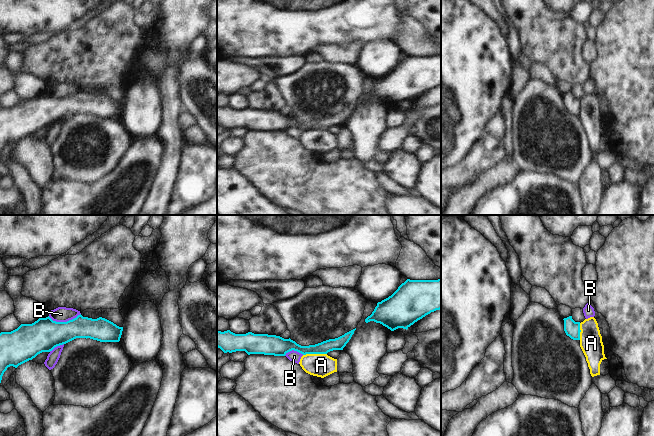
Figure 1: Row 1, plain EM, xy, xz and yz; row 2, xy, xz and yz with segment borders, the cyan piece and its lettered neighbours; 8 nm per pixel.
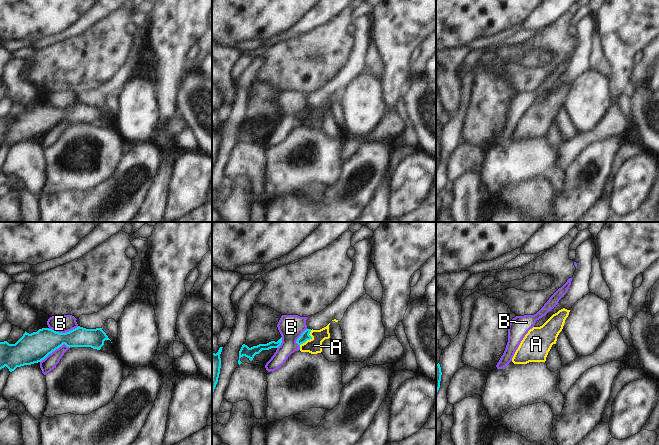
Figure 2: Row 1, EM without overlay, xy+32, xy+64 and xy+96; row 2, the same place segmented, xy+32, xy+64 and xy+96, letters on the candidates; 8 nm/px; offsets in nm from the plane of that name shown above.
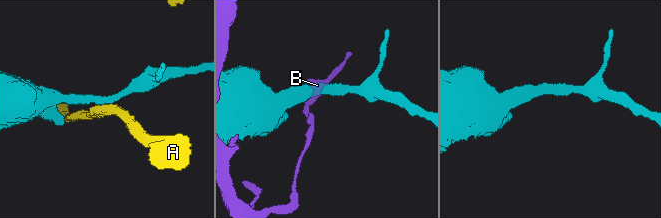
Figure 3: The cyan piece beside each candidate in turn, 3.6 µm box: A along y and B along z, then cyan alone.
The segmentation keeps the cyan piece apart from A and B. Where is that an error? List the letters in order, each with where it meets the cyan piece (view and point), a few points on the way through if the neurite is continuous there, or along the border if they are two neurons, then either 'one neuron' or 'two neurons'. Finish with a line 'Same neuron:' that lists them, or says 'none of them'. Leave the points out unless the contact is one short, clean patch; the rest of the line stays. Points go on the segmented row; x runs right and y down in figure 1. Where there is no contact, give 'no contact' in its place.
A: contact xz (314, 353); border xz (326, 353), (306, 353), (303, 355); two neurons
B: contact xy (64, 322); border xy (80, 313), (66, 321), (53, 321), (48, 316); two neurons
Same neuron: none of them

